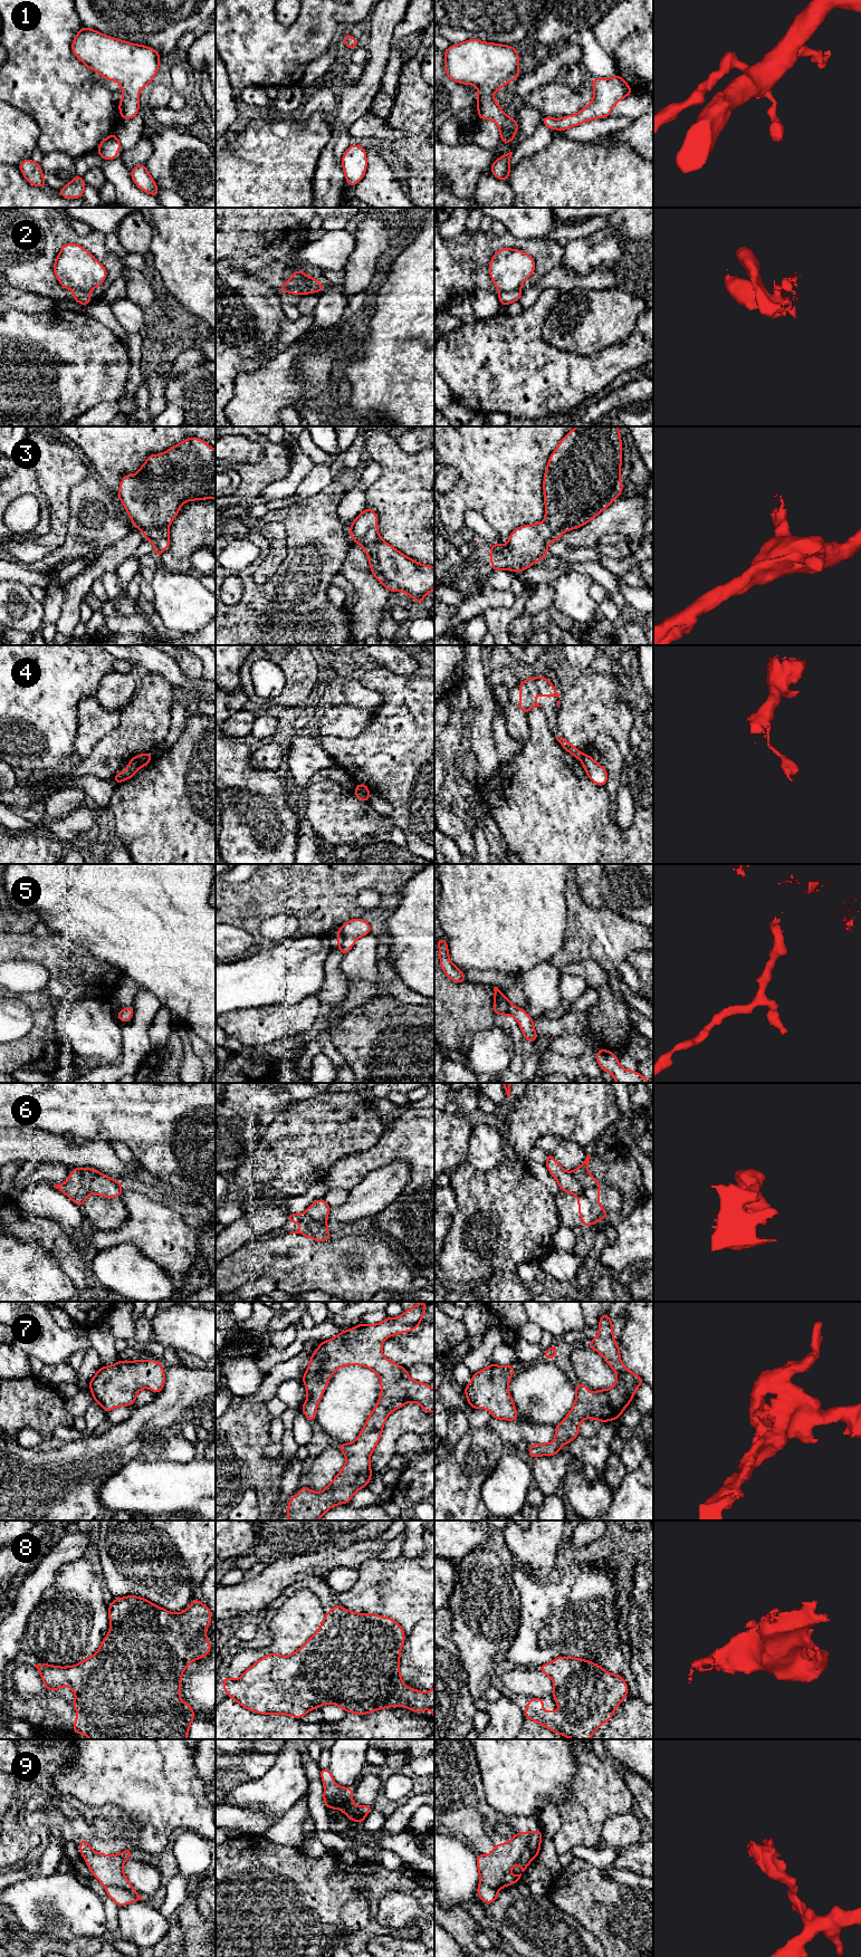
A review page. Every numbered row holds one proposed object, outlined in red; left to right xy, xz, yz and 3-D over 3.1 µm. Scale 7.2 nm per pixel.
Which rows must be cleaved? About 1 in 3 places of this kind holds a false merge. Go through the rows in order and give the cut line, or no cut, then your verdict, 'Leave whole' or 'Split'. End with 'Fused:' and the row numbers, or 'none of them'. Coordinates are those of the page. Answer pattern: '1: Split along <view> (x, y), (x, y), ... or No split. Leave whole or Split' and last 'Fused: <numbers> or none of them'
1: No split. Leave whole
2: Split along yz (519, 288), (500, 291). Split
3: No split. Leave whole
4: Split along xz (356, 788), (369, 792). Split
5: No split. Leave whole
6: Split along yz (570, 1172), (581, 1186), (581, 1191), (576, 1196). Split
7: No split. Leave whole
8: No split. Leave whole
9: Split along xy (106, 1887), (122, 1887), (135, 1892). Split
Fused: 2, 4, 6, 9

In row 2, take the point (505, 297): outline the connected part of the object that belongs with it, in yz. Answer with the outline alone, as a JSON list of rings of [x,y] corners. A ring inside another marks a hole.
[[[516,289],[514,291],[499,291],[498,298],[501,306],[507,306],[510,303],[518,301],[522,296],[522,289]]]

